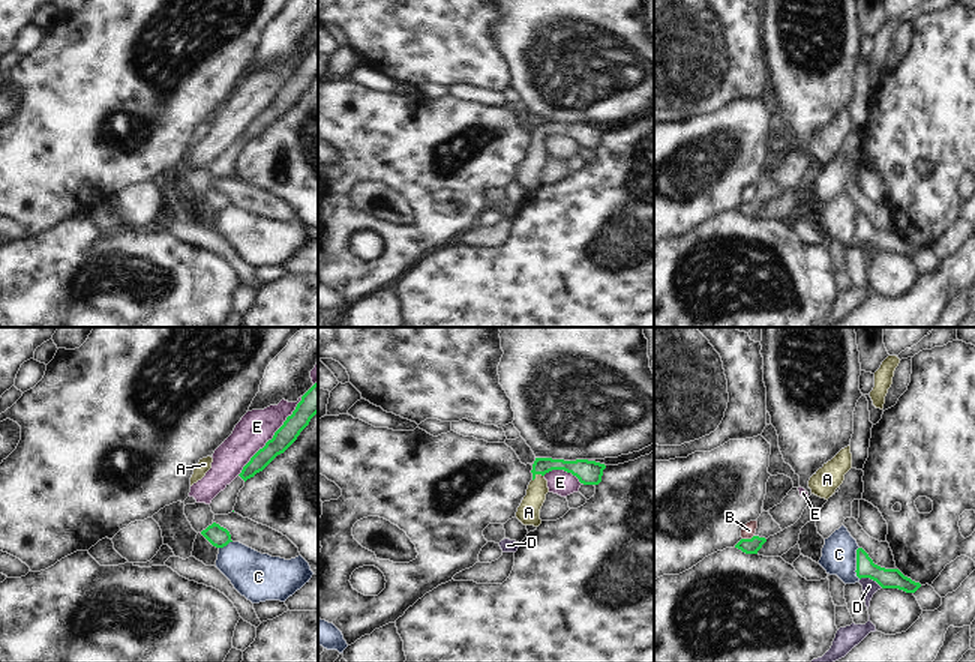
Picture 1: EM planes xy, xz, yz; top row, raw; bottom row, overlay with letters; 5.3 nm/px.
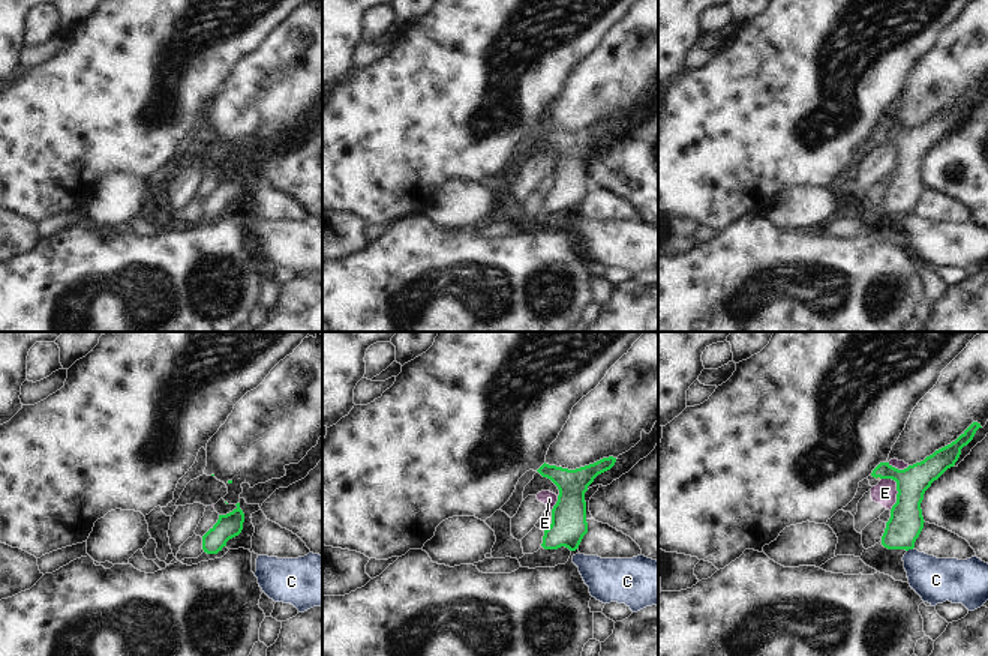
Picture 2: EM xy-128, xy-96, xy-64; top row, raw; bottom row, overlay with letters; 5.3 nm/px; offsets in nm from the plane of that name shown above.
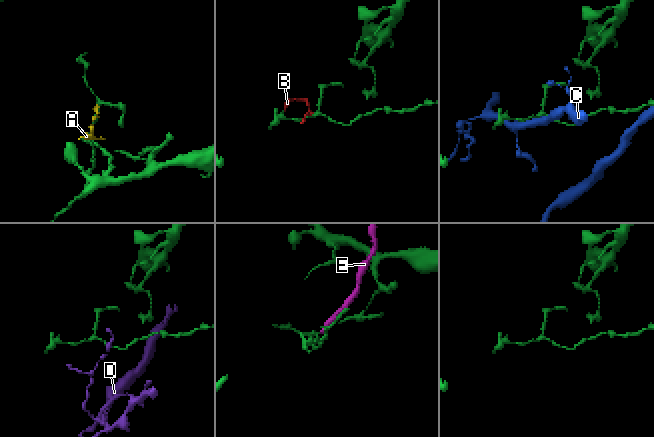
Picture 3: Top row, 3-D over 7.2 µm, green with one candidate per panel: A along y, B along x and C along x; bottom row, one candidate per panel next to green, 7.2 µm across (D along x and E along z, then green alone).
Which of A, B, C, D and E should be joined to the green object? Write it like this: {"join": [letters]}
{"join": ["A"]}

